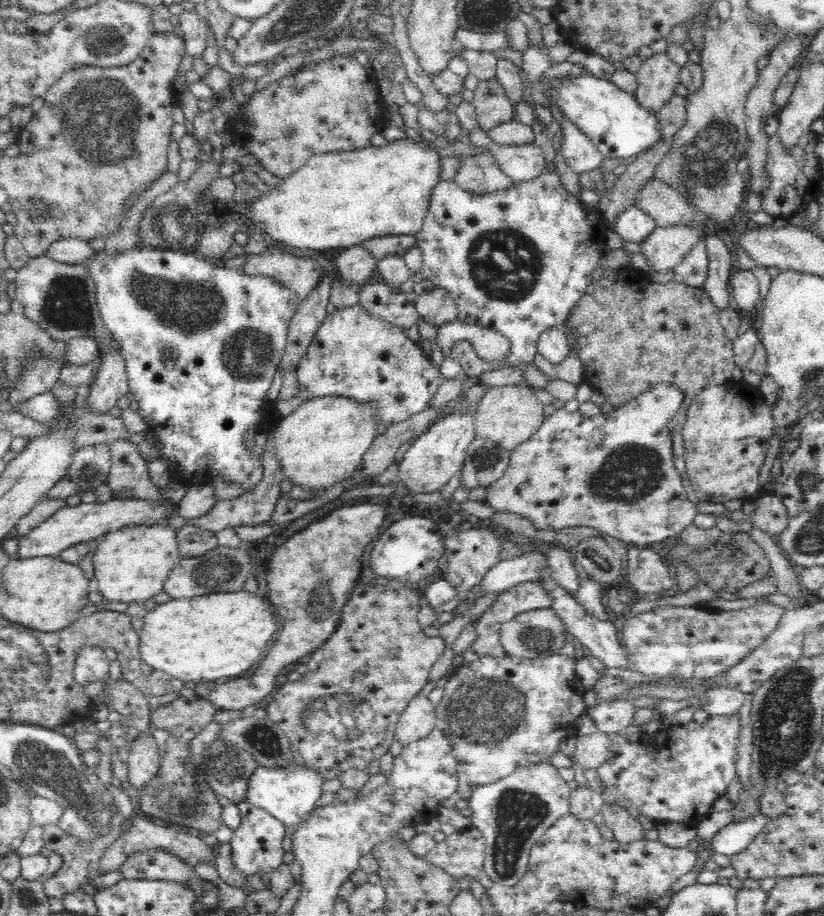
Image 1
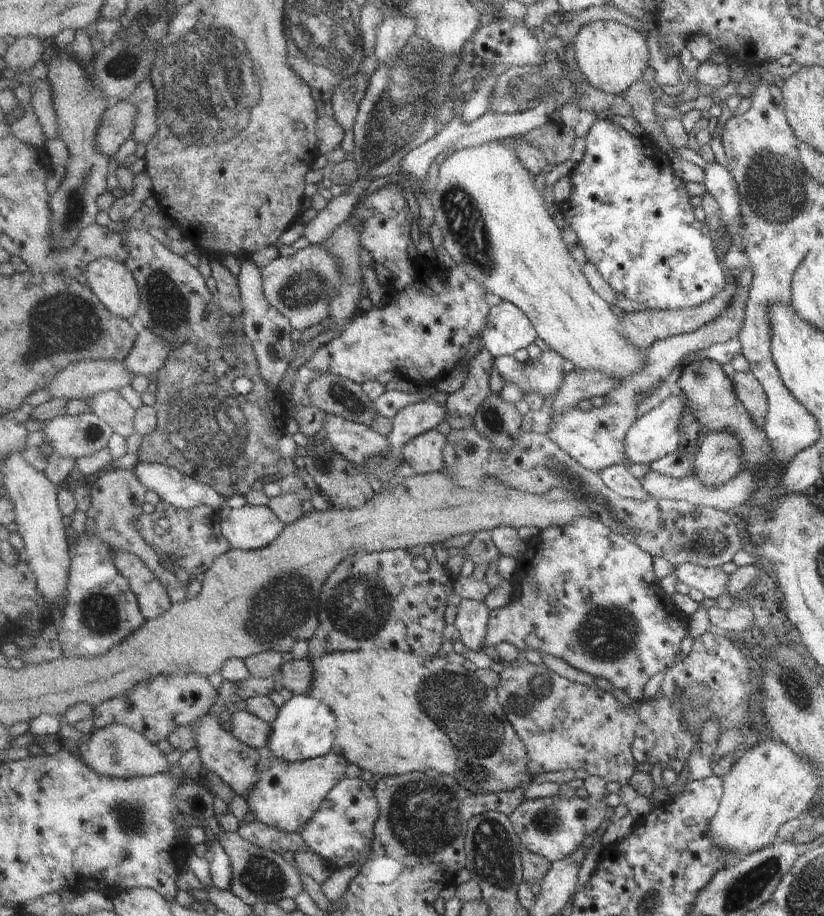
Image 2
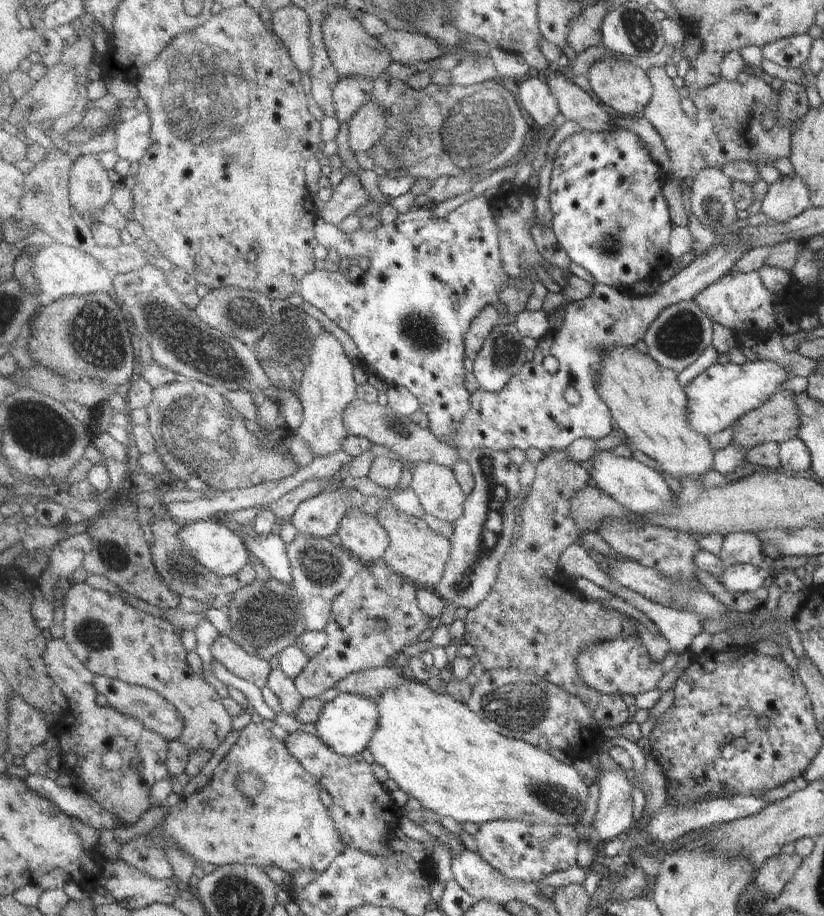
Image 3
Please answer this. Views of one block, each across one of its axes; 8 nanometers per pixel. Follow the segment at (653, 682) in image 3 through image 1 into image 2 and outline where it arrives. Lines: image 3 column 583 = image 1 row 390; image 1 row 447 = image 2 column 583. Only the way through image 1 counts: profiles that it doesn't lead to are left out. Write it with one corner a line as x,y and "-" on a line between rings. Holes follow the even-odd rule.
582,516
574,524
546,528
546,530
541,530
537,536
530,538
527,543
529,546
528,552
522,558
519,558
520,570
518,570
518,576
516,576
516,578
520,578
522,596
520,598
513,598
512,602
505,607
491,610
486,644
497,647
500,643
512,643
521,650
522,654
530,648
536,649
544,655
550,654
556,656
556,658
562,658
562,661
573,670
588,672
588,674
593,675
595,678
611,680
617,688
625,690
638,703
644,701
648,682
656,674
662,674
662,670
670,668
678,660
678,656
682,652
684,638
688,636
688,629
691,632
689,617
680,610
672,598
666,596
667,593
663,590
661,580
658,579
658,574
656,574
652,553
646,552
635,541
628,540
627,536
622,536
615,529
604,524
604,521
600,520
597,516

